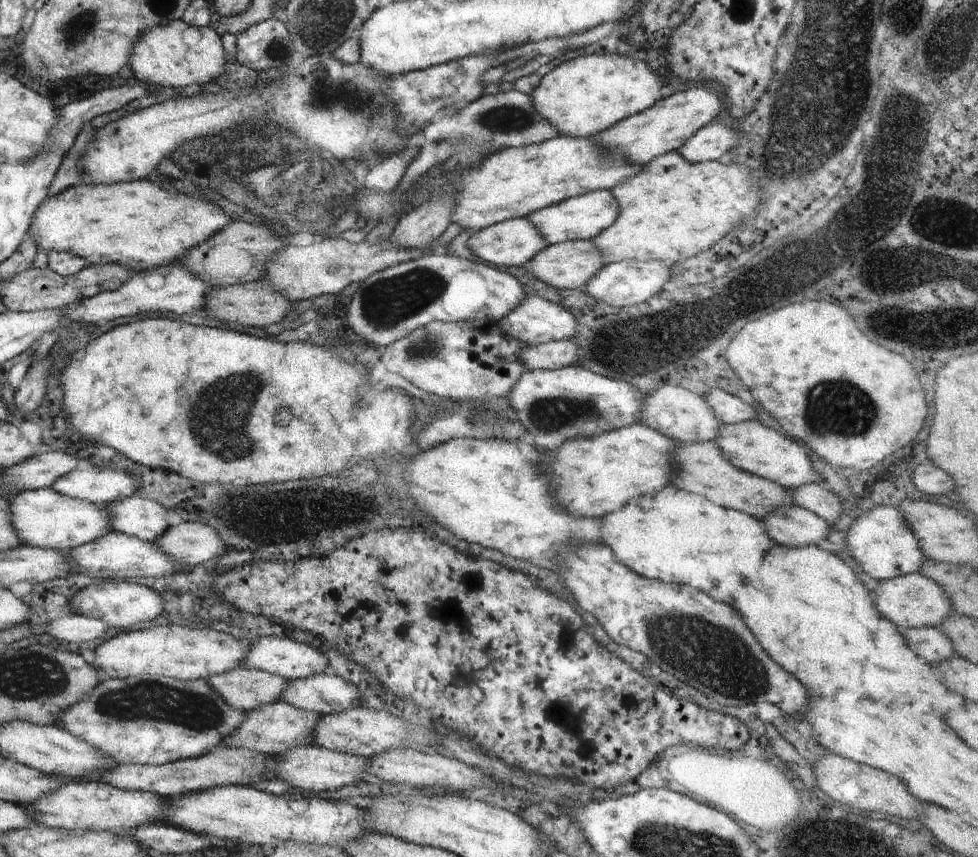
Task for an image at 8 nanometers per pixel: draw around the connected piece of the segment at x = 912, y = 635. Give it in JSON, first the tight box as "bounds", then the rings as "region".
{"bounds":[902,627,956,666],"region":[[[910,627],[902,630],[902,634],[908,648],[933,666],[956,655],[950,639],[937,627]]]}

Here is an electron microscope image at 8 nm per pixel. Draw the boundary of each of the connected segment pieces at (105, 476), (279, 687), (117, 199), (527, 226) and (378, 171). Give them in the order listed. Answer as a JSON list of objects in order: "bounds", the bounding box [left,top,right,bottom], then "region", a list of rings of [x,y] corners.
[{"bounds":[51,459,138,506],"region":[[[80,459],[78,466],[53,482],[51,488],[64,496],[99,506],[138,493],[138,483],[133,478],[122,471],[94,466],[86,459]]]},{"bounds":[206,666,289,712],"region":[[[245,666],[209,676],[206,682],[228,706],[244,712],[282,700],[282,693],[289,685],[281,676]]]},{"bounds":[30,179,232,273],"region":[[[148,179],[117,183],[80,183],[48,197],[38,208],[30,230],[39,250],[67,252],[87,260],[88,265],[120,263],[138,273],[154,267],[180,262],[195,246],[216,234],[232,221],[218,205],[207,200],[194,200],[184,194],[168,194]]]},{"bounds":[467,218,548,266],"region":[[[513,218],[500,221],[488,228],[472,232],[468,238],[467,247],[471,252],[494,266],[525,266],[531,258],[548,246],[539,230],[526,218]]]},{"bounds":[362,131,424,192],"region":[[[423,131],[411,136],[411,142],[401,151],[384,157],[375,167],[372,167],[362,182],[362,187],[376,192],[396,190],[408,165],[416,158],[424,143]]]}]

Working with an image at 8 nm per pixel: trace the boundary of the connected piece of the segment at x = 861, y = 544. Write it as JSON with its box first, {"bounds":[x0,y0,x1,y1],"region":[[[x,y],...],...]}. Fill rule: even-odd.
{"bounds":[843,504,926,581],"region":[[[896,504],[875,505],[861,517],[856,517],[855,524],[853,523],[845,534],[843,545],[847,545],[852,558],[875,581],[918,572],[926,561],[925,554],[920,550],[905,516],[898,510]]]}

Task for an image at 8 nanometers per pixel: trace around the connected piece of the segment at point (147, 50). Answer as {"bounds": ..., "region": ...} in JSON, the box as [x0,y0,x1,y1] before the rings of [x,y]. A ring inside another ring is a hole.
{"bounds":[130,18,233,89],"region":[[[180,18],[170,21],[167,25],[156,25],[150,30],[143,32],[135,42],[131,50],[130,69],[134,78],[142,83],[158,84],[168,88],[186,88],[192,84],[199,84],[205,89],[206,84],[215,81],[224,72],[224,66],[228,60],[233,59],[224,50],[221,36],[210,26],[195,27],[186,25]]]}

